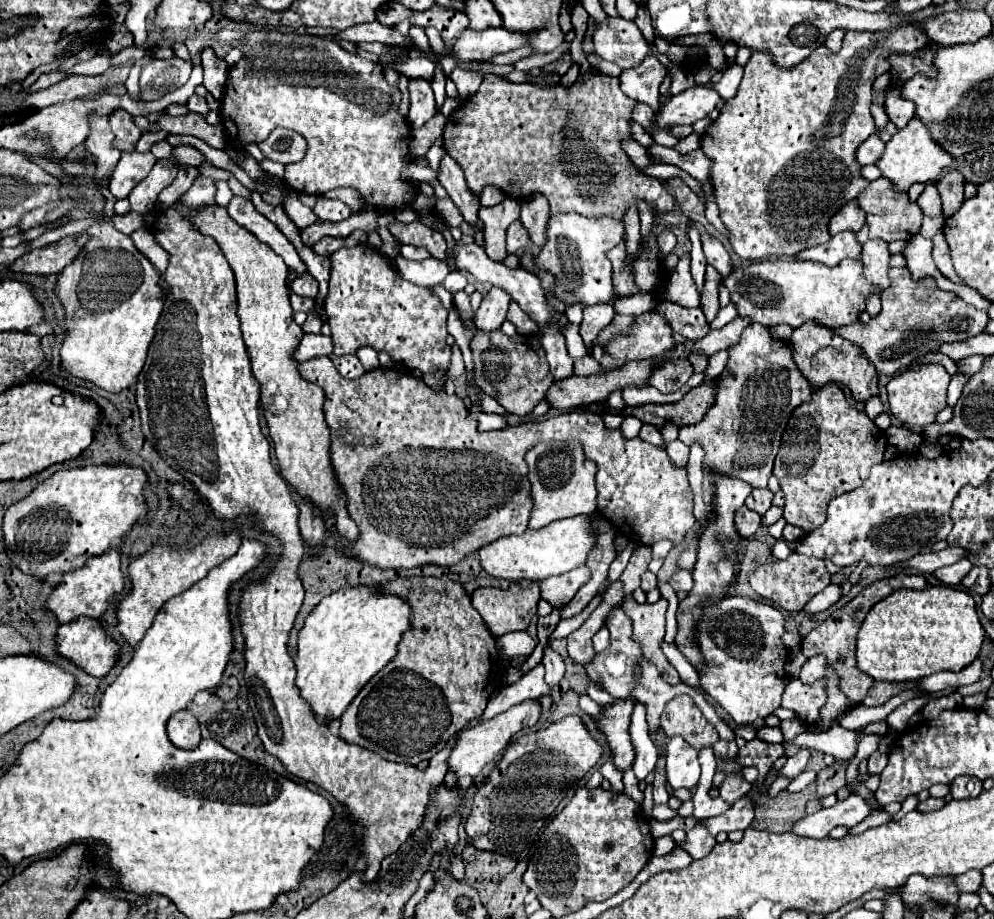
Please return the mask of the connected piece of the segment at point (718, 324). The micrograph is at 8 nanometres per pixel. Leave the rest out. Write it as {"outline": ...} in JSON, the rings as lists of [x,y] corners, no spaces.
{"outline":[[[733,303],[721,307],[719,313],[717,313],[717,317],[715,317],[715,321],[711,323],[711,329],[721,329],[723,325],[727,325],[727,323],[729,323],[731,319],[735,319],[737,315],[739,315],[739,313],[735,311],[735,305],[733,305]]]}

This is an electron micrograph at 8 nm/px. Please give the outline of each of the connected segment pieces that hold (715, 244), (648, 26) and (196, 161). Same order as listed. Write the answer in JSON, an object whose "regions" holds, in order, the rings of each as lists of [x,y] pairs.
{"regions":[[[[701,235],[701,243],[703,243],[707,263],[711,263],[721,275],[729,275],[733,271],[733,263],[727,249],[721,245],[721,241],[711,235]]],[[[646,6],[639,7],[634,22],[647,39],[648,43],[652,44],[655,39],[655,30],[652,27],[652,19]]],[[[179,145],[175,147],[172,156],[179,165],[189,165],[194,167],[202,165],[205,160],[203,154],[190,145]]]]}

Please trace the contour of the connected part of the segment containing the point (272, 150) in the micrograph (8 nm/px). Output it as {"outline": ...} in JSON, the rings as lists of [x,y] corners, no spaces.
{"outline":[[[277,127],[269,135],[269,139],[265,139],[265,143],[259,143],[259,149],[263,151],[265,157],[279,161],[283,165],[289,165],[289,163],[297,163],[303,159],[307,151],[307,141],[291,129]]]}

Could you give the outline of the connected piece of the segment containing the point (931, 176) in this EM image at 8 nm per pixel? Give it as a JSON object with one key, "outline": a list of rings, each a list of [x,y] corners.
{"outline":[[[911,119],[907,127],[899,129],[897,135],[893,135],[893,139],[887,143],[885,153],[881,157],[881,161],[877,163],[877,167],[881,169],[883,177],[891,179],[899,191],[907,191],[913,183],[925,183],[925,181],[935,181],[939,177],[939,171],[943,167],[949,167],[953,163],[951,153],[943,151],[943,147],[939,147],[939,143],[935,143],[935,139],[931,139],[931,131],[927,131],[925,123],[921,123],[921,119]]]}

